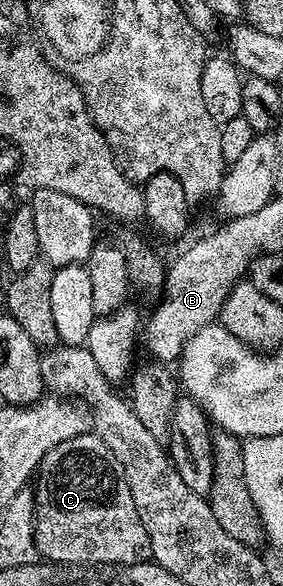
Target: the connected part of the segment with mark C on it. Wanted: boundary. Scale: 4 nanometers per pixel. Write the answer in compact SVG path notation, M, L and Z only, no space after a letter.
M83 433L46 452L34 475L34 494L41 560L61 565L121 563L127 569L152 559L150 537L130 497L126 473L99 435Z

